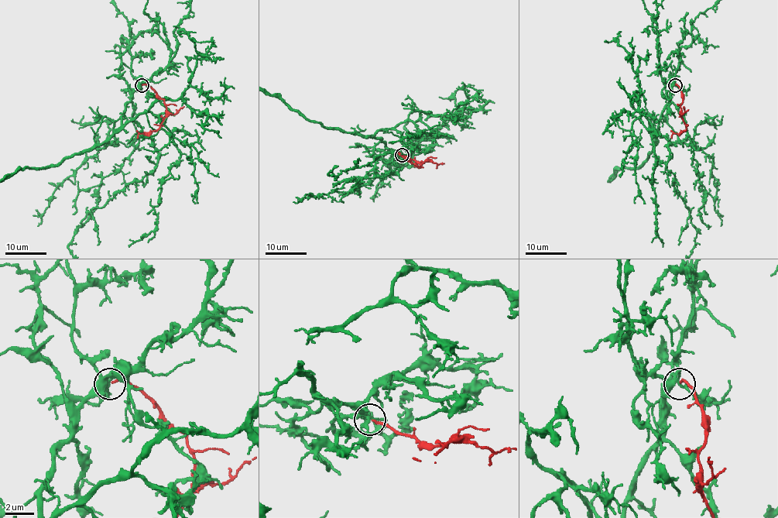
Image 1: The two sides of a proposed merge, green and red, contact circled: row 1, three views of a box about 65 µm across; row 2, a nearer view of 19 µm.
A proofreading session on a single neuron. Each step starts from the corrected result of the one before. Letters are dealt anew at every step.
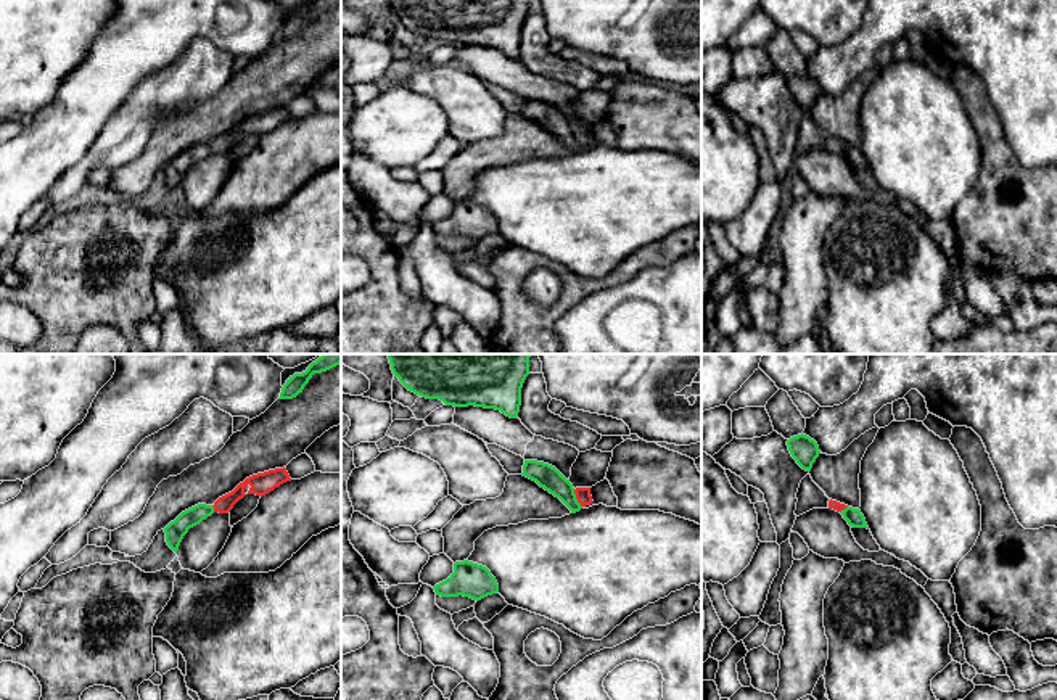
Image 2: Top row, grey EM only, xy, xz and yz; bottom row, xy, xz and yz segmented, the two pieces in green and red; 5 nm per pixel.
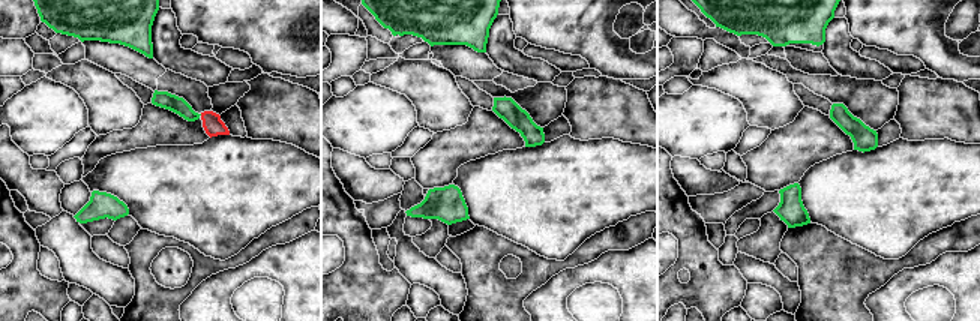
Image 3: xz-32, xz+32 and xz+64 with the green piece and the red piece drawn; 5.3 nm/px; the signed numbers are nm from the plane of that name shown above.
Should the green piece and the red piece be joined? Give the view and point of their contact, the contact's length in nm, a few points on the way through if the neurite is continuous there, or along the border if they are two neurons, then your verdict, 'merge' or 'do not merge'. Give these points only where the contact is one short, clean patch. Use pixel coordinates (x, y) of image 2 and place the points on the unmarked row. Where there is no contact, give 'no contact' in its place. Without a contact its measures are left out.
xz (576, 139) | 100 nm | along xz (573, 129), (581, 147) | do not merge

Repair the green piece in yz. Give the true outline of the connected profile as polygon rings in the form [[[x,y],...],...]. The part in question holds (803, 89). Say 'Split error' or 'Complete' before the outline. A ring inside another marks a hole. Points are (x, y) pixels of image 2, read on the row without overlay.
Complete. [[[801,72],[798,76],[790,77],[787,80],[787,85],[788,85],[792,97],[796,100],[796,103],[803,109],[811,111],[812,103],[821,93],[817,82]]]

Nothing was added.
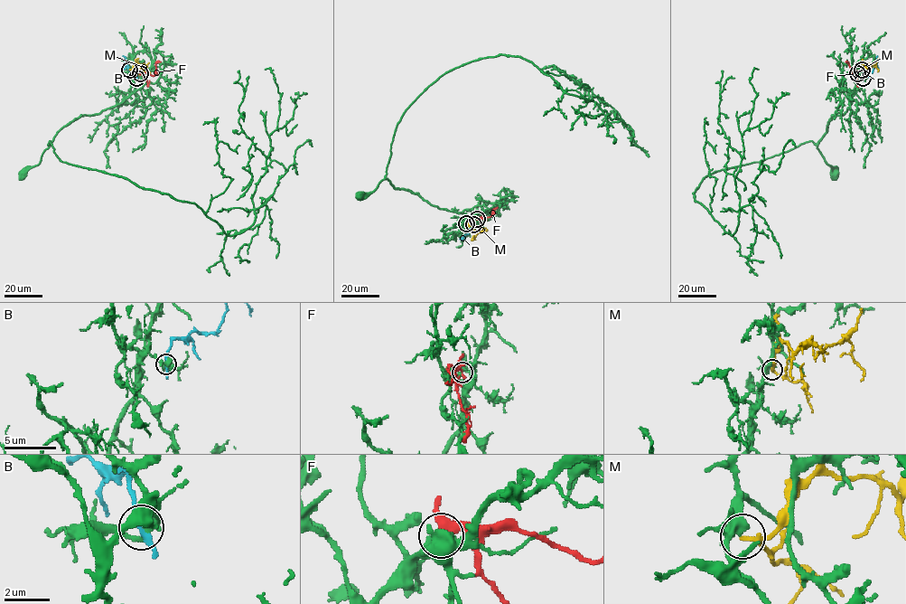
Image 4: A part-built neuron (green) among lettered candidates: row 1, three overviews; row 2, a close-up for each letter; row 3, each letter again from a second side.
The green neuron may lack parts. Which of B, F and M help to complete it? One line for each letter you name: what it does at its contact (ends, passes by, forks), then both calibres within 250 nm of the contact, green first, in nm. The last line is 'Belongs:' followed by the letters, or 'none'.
Belongs: none

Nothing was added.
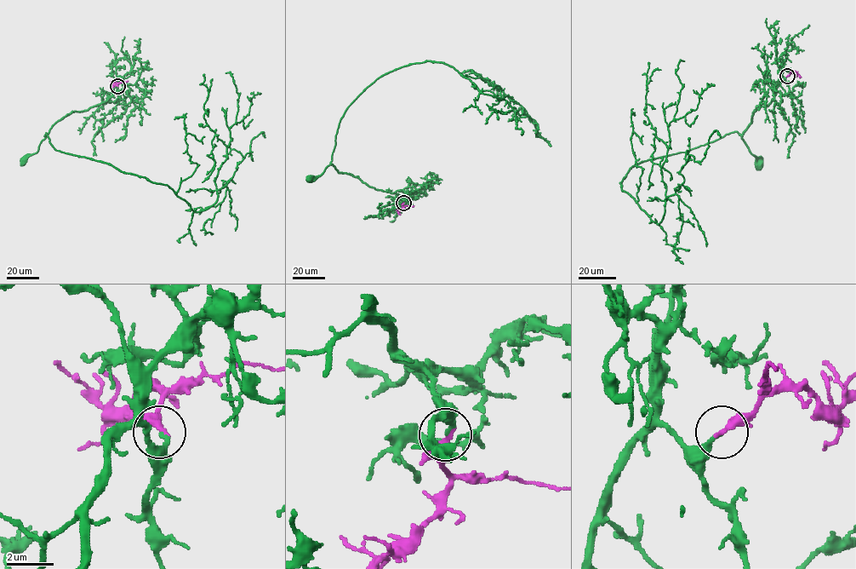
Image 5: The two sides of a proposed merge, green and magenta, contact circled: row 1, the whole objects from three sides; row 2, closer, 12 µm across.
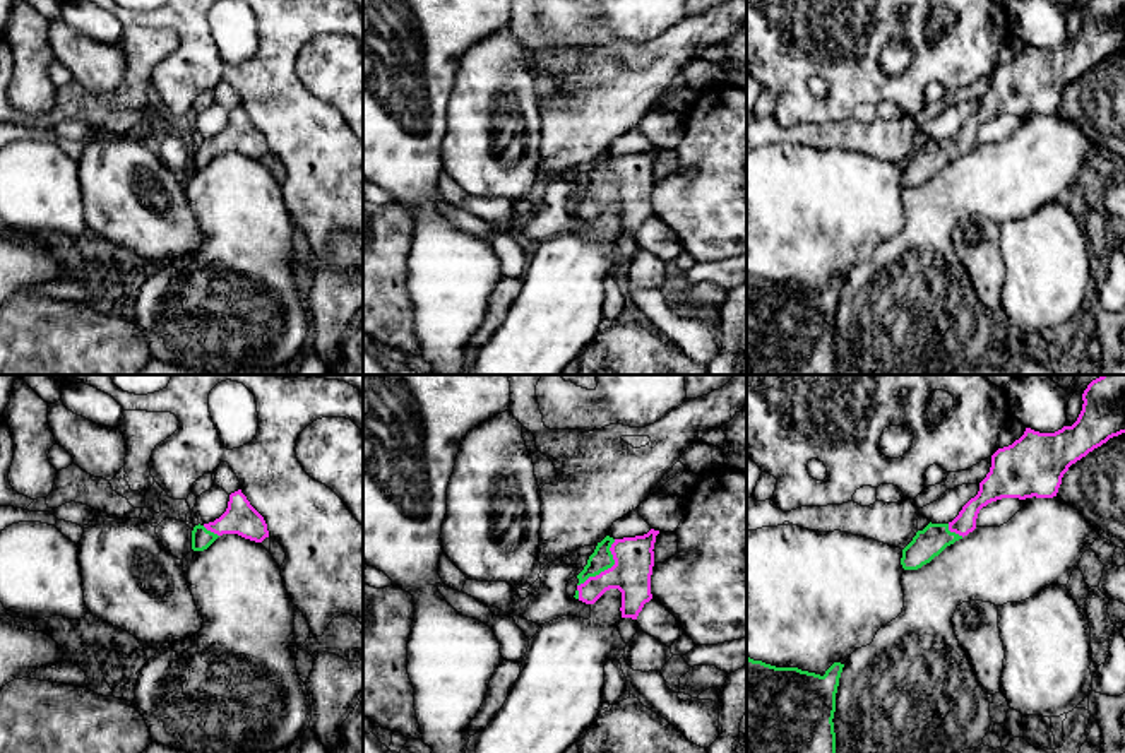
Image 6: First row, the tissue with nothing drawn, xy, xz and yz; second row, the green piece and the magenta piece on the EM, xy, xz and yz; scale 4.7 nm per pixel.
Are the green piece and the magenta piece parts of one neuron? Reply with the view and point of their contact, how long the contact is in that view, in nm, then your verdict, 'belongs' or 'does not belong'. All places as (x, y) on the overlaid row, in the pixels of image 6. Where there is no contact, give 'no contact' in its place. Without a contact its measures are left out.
meets green in xz at (607, 569); contact 280 nm long; belongs

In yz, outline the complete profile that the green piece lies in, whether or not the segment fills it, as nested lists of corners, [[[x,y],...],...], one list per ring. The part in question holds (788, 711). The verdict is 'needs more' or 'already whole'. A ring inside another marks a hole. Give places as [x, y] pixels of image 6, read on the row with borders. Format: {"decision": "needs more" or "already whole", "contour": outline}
{"decision": "already whole", "contour": [[[747,657],[747,753],[836,753],[836,693],[844,664],[834,662],[824,676],[798,667],[776,667]]]}

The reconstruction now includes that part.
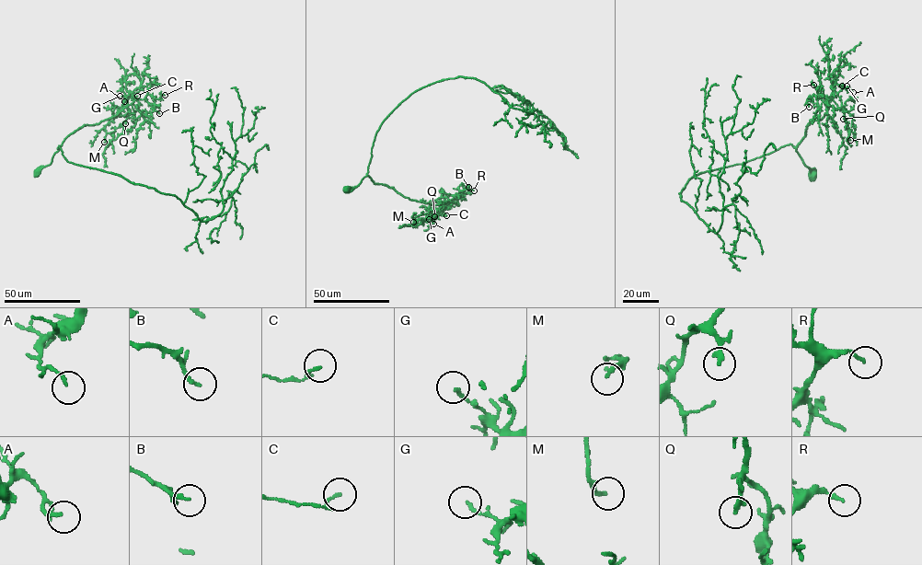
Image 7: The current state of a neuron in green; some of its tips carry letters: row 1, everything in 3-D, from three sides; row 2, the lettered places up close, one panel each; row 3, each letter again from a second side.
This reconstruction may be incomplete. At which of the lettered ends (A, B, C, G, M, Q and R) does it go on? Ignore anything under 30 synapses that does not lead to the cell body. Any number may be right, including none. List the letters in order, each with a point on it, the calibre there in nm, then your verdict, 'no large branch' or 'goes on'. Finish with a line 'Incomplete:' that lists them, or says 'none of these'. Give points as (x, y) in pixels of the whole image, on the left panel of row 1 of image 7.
A: place (124, 101); calibre 120 nm; no large branch
B: place (159, 113); calibre 150 nm; goes on
C: place (137, 96); calibre 120 nm; no large branch
G: place (120, 96); calibre 140 nm; no large branch
M: place (104, 142); calibre 180 nm; goes on
Q: place (125, 123); calibre 150 nm; goes on
R: place (165, 95); calibre 140 nm; goes on
Incomplete: B, M, Q, R

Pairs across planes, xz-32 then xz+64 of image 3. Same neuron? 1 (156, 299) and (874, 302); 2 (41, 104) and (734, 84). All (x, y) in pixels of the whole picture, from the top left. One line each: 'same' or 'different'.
1: different
2: different

